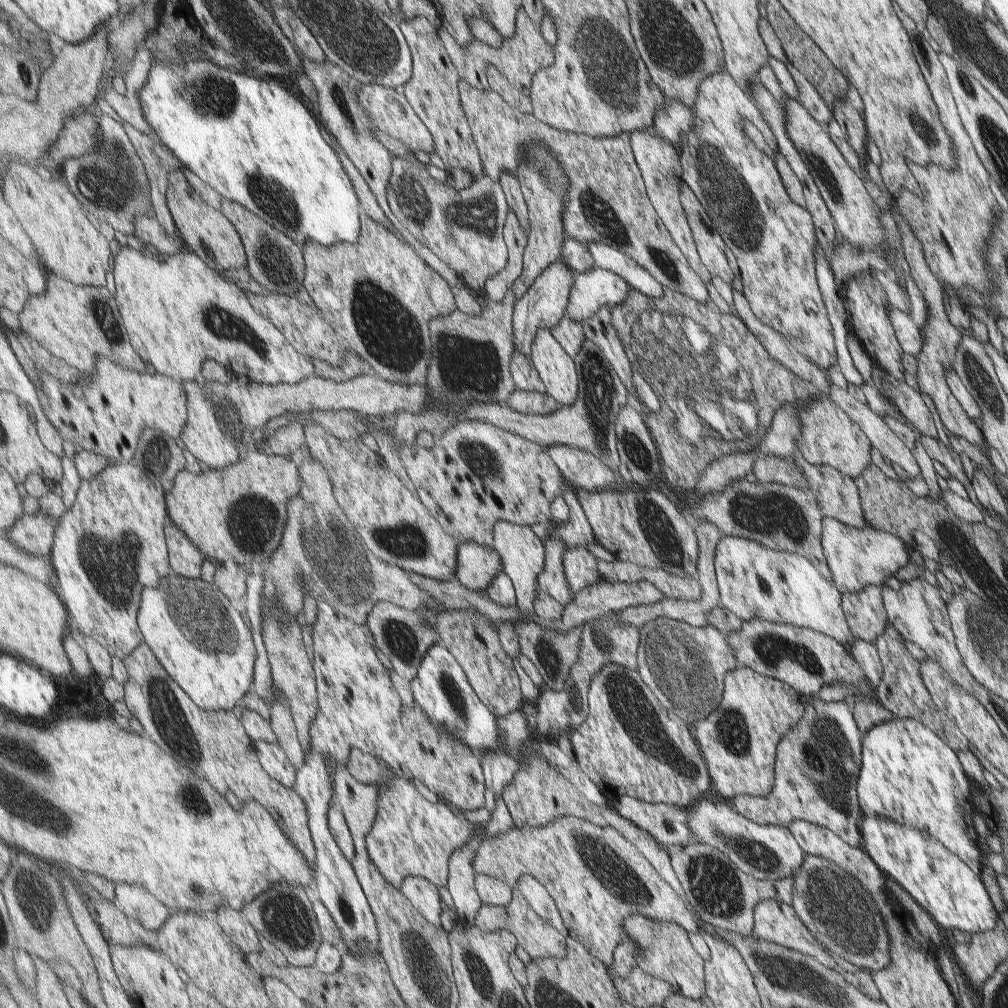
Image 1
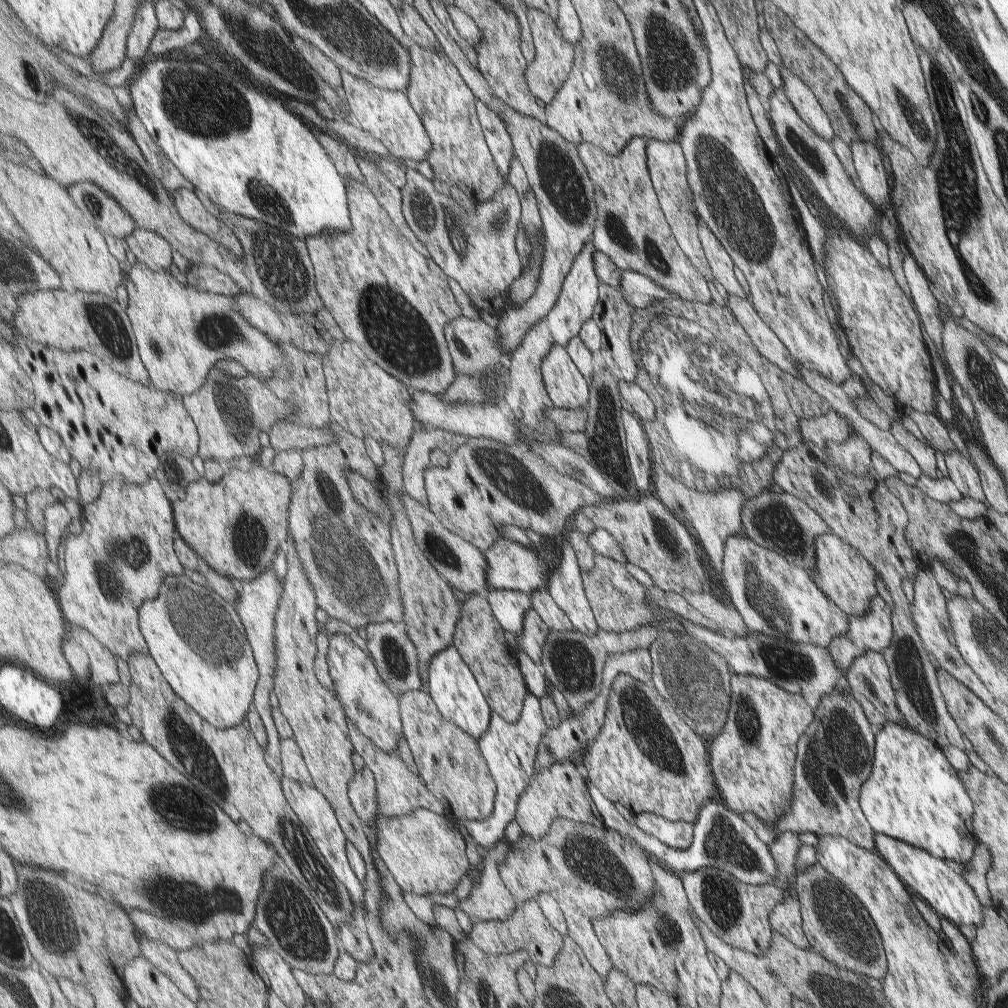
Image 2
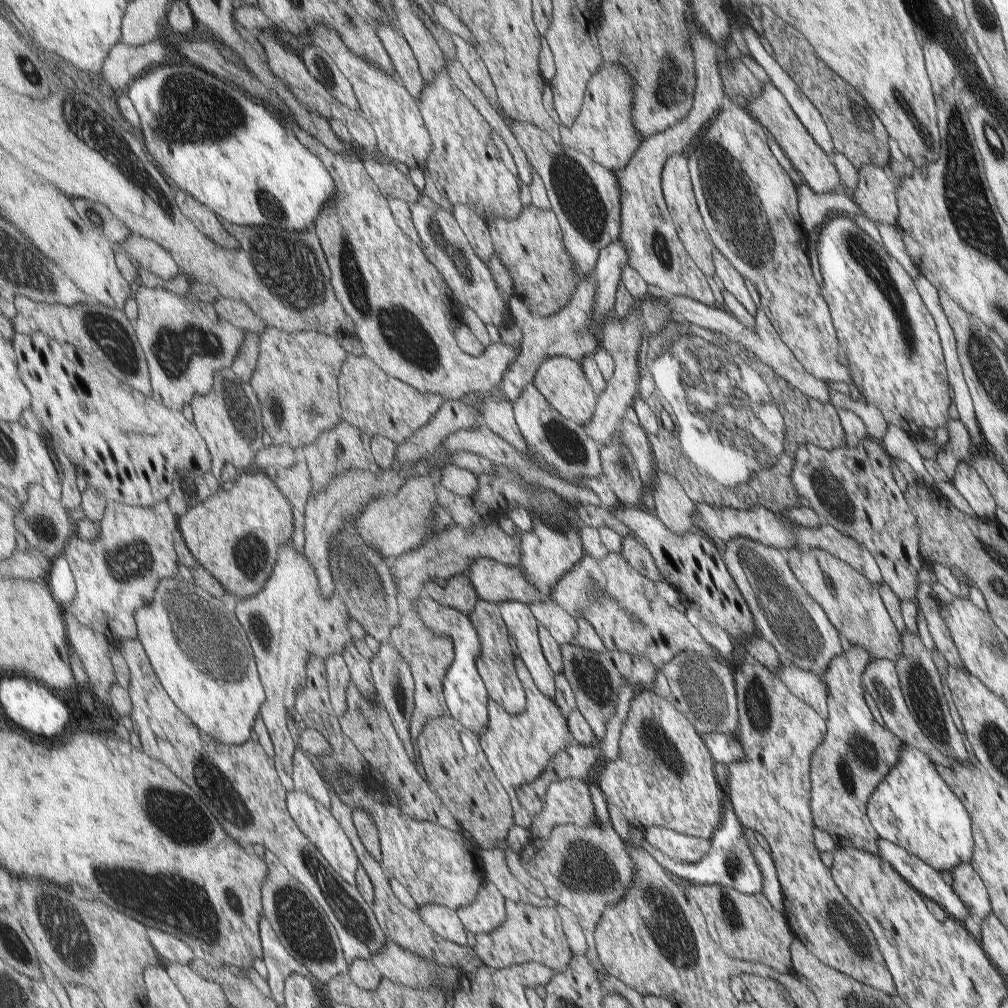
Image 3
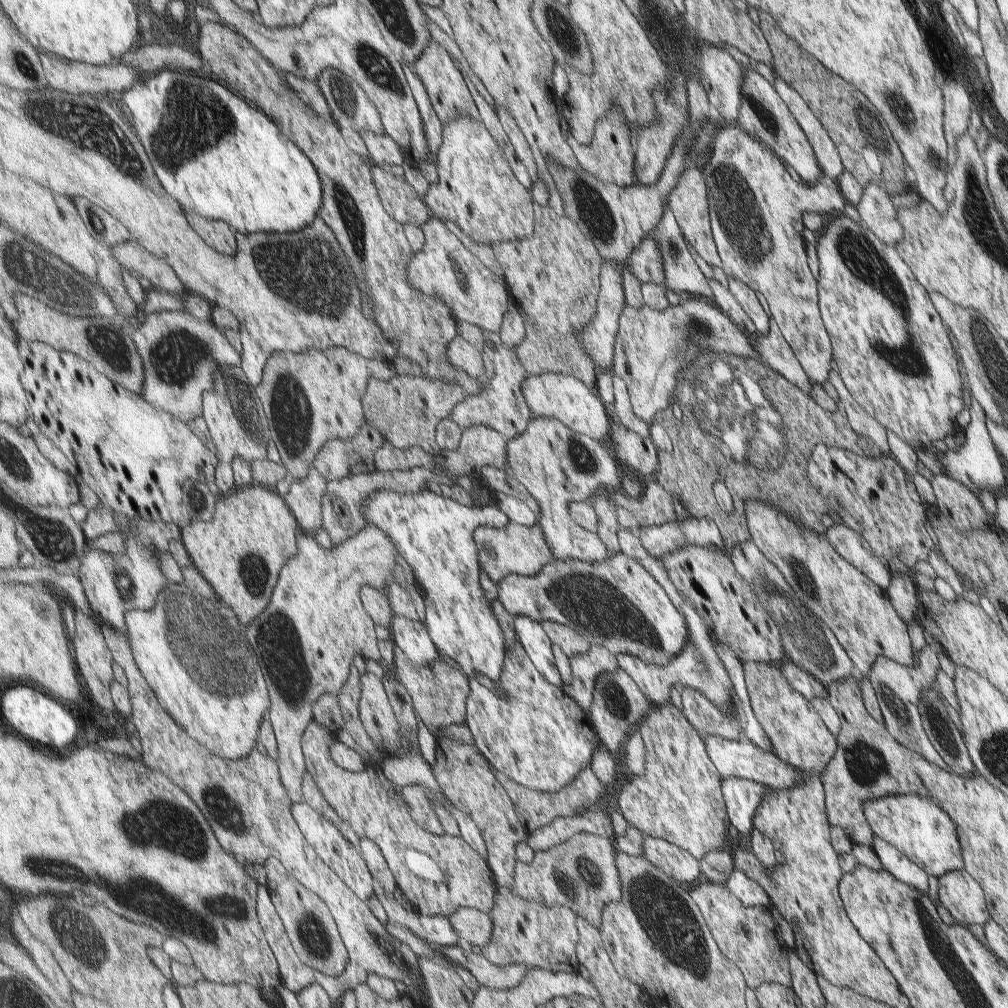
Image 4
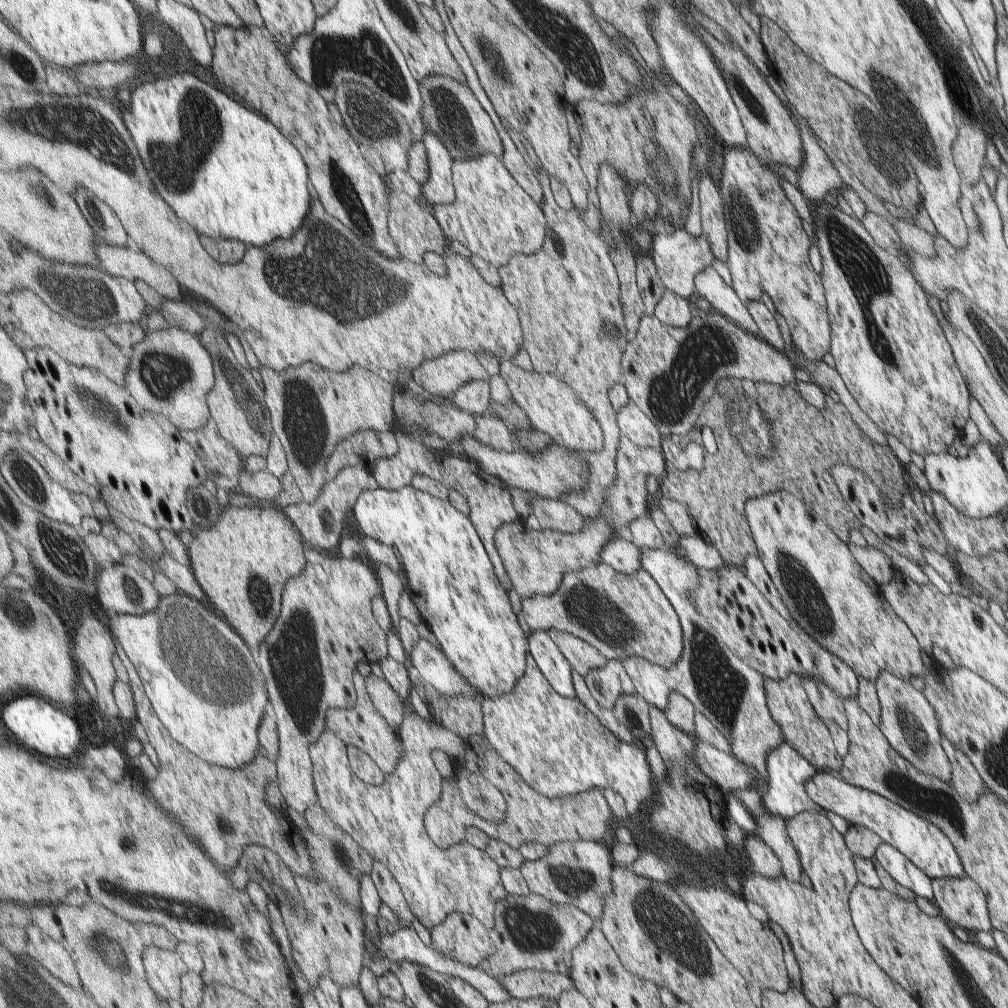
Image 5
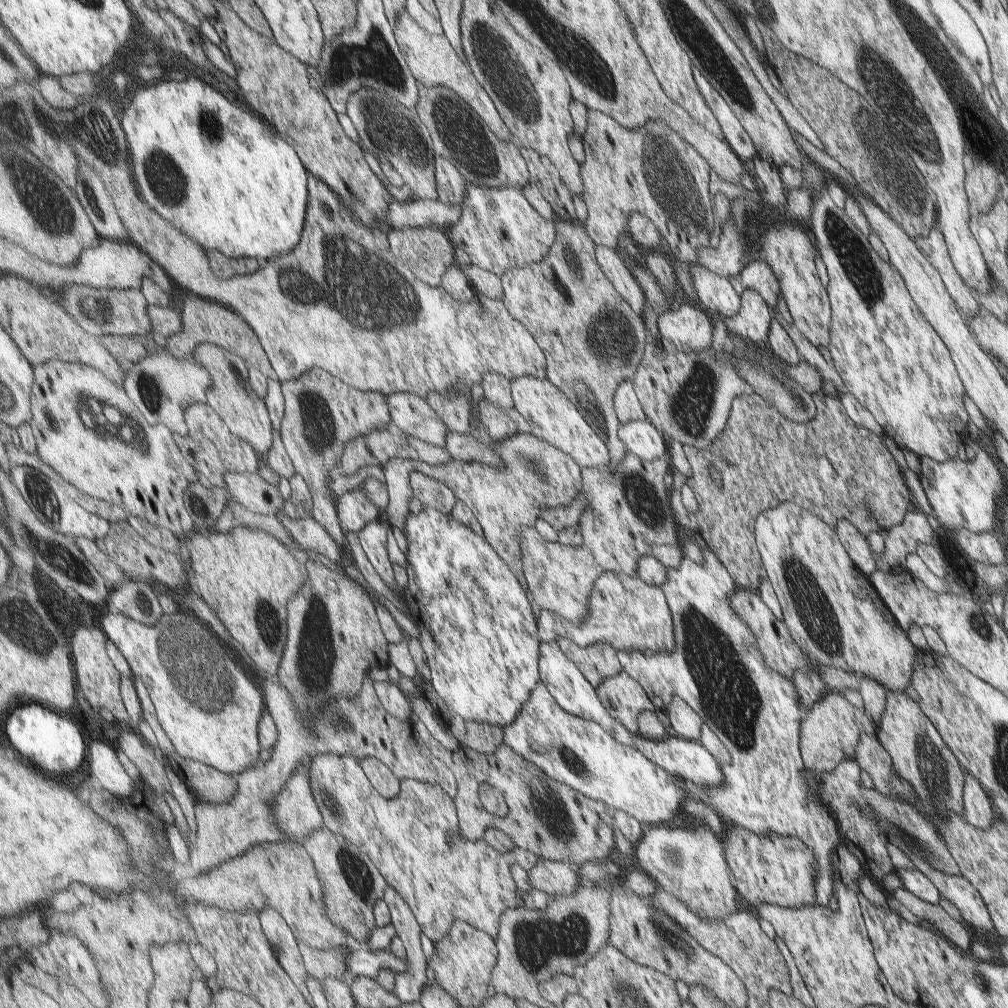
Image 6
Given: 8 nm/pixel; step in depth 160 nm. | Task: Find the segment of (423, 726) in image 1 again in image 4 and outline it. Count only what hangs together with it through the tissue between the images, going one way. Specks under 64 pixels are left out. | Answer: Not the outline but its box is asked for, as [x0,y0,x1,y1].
[432,733,529,889]

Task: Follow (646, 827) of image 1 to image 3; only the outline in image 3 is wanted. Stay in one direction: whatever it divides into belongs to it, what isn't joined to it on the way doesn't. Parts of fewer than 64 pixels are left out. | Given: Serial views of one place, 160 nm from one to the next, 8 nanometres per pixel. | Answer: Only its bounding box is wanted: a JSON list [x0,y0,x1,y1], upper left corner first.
[643,827,710,865]

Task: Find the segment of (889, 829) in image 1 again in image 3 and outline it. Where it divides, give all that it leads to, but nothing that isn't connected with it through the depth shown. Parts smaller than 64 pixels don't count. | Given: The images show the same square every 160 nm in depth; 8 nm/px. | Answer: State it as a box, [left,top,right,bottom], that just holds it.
[876,839,972,921]

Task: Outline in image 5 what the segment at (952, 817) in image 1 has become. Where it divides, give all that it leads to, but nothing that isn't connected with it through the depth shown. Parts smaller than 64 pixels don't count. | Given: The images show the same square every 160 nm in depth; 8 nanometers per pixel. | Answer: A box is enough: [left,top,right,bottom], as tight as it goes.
[806,772,965,877]

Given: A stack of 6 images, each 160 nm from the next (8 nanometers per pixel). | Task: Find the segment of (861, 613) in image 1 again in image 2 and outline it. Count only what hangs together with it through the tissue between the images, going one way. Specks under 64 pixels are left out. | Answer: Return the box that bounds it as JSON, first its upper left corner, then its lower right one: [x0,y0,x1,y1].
[826,594,892,678]

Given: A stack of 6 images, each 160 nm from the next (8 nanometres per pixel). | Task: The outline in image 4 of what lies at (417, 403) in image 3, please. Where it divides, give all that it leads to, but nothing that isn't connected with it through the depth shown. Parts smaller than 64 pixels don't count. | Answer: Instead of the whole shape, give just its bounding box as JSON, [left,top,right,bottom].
[363,375,469,455]

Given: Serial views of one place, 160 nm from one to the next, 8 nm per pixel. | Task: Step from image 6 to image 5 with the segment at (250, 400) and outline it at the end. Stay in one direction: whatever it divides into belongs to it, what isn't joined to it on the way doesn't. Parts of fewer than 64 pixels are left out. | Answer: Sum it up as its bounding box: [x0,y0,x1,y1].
[208,350,269,458]

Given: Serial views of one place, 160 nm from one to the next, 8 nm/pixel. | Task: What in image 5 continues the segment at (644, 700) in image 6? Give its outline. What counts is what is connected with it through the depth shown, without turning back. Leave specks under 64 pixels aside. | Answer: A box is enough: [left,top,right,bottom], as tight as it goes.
[586,659,637,711]

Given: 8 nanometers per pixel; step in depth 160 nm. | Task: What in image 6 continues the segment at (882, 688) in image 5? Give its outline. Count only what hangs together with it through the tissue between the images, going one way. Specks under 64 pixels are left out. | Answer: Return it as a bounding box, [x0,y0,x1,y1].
[875,691,964,819]

